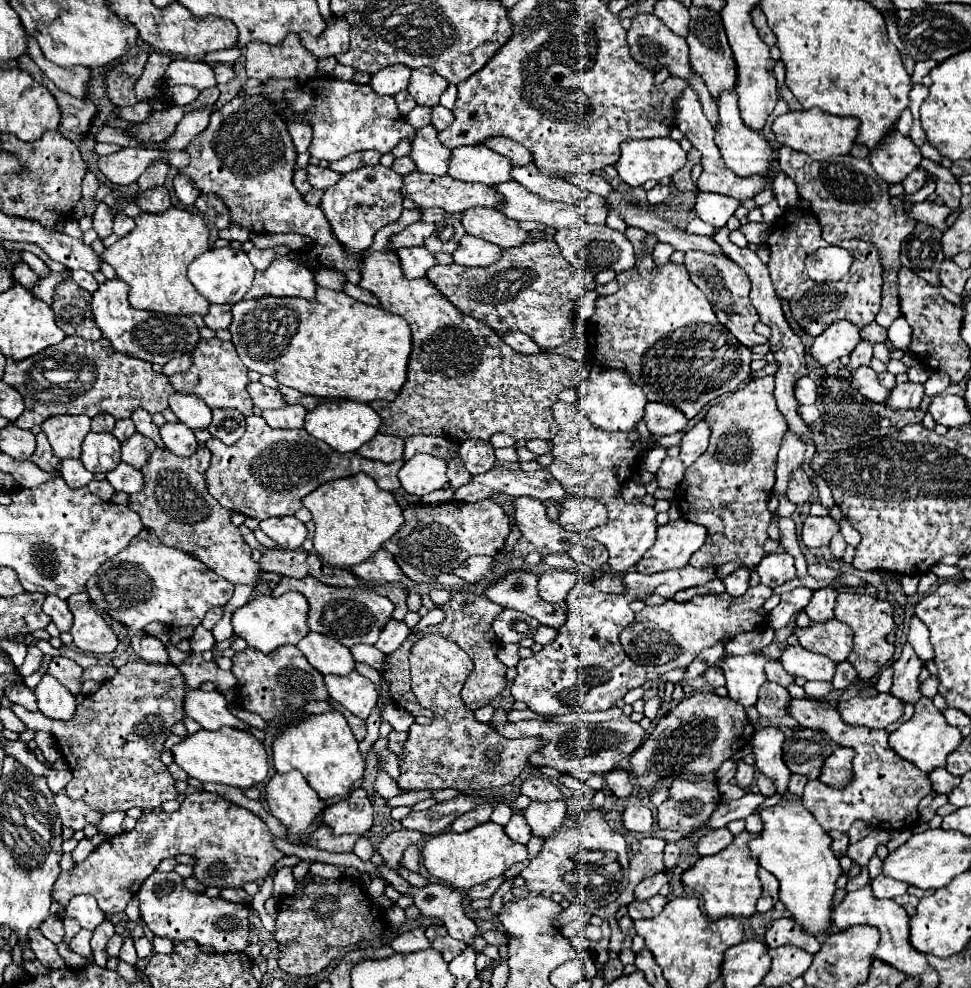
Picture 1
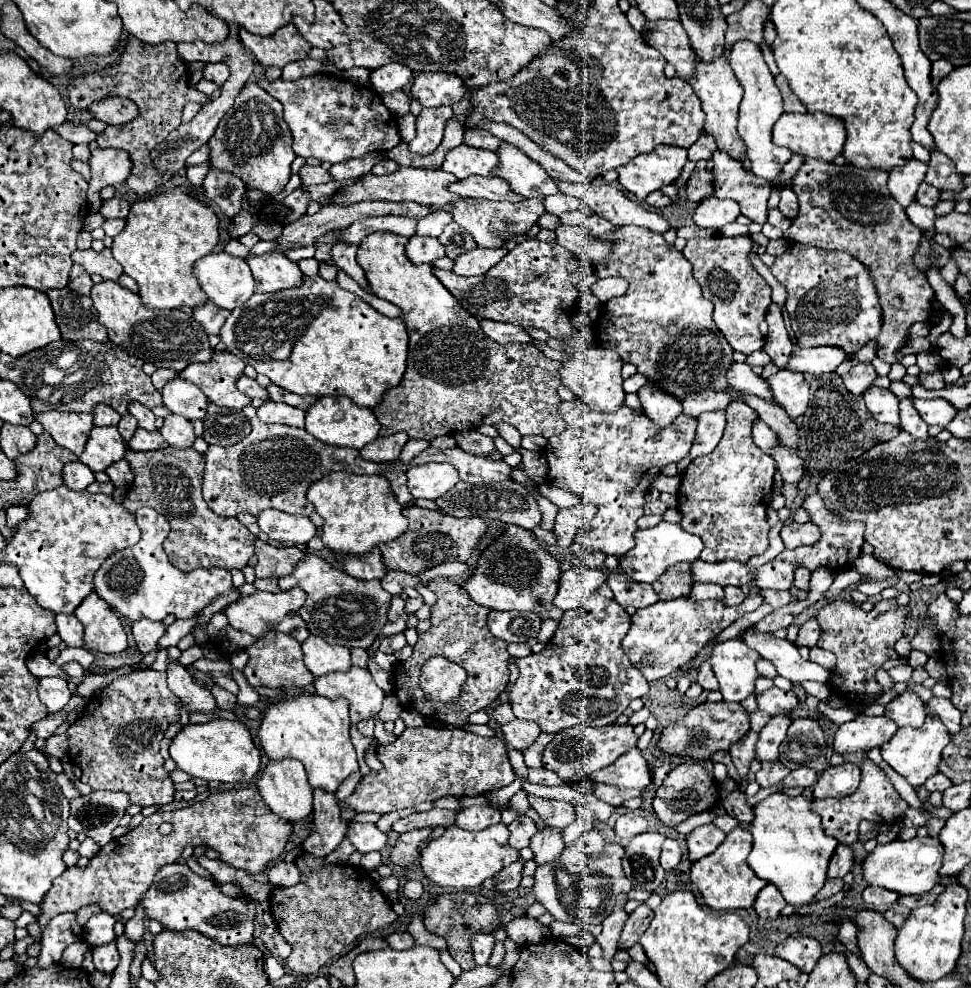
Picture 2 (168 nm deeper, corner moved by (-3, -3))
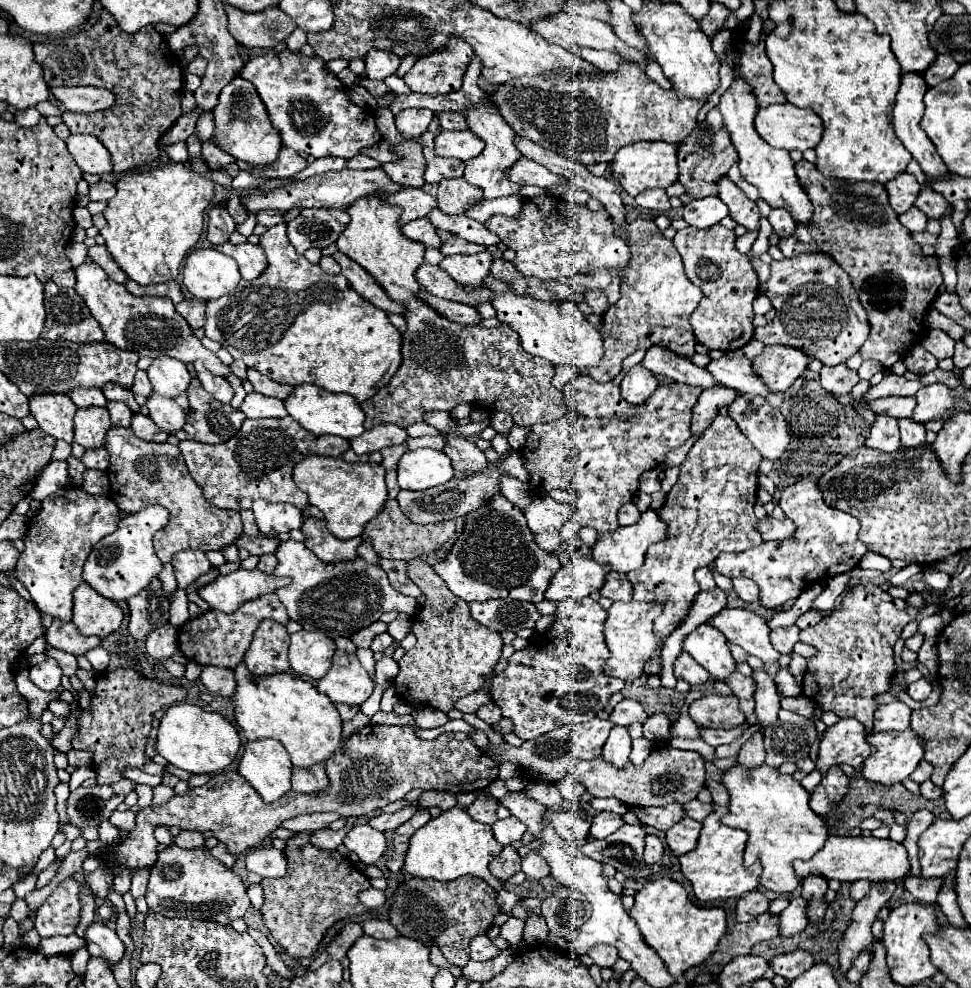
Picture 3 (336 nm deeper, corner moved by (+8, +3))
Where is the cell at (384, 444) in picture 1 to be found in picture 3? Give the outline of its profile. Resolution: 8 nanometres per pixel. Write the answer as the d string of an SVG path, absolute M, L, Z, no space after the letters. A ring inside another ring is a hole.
M380 424L380 426L374 426L372 430L366 430L362 436L352 438L350 446L358 456L362 456L362 454L378 452L378 450L394 446L394 444L402 444L406 438L408 438L408 434L404 428L400 428L396 424Z

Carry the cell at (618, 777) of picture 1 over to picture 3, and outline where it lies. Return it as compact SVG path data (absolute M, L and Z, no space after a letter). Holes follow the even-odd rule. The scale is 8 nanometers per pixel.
M614 726L610 730L610 736L604 744L604 760L612 762L614 766L626 766L628 764L628 754L630 754L630 736L628 736L628 728L626 726Z

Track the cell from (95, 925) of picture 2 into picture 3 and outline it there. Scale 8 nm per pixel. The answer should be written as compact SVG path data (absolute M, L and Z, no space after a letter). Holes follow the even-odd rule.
M94 922L86 930L86 948L92 956L104 958L108 962L108 968L112 970L126 954L124 942L118 938L114 930L110 930L102 922Z

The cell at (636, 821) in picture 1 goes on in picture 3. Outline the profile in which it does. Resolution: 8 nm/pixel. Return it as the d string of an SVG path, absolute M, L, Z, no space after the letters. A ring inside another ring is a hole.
M600 812L592 818L592 824L590 824L590 838L606 838L610 836L614 830L618 830L622 826L622 816L618 814L612 814L612 812Z

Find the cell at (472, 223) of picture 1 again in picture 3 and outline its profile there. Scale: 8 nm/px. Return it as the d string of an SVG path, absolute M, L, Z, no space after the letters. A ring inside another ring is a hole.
M446 178L438 184L438 208L444 214L464 214L478 202L482 202L480 188L466 182L466 178Z

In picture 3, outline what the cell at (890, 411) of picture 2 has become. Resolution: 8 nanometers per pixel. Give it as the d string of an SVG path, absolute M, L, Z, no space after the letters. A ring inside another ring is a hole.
M876 416L876 424L870 430L870 436L864 442L866 448L874 448L880 452L896 452L900 450L900 432L898 432L898 422L894 418L884 418Z

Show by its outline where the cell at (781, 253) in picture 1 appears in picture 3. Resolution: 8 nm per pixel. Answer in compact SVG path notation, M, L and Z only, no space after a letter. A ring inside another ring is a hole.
M800 254L800 258L772 262L770 278L760 284L760 294L766 294L776 310L776 318L768 326L754 328L754 338L762 344L784 344L802 350L808 358L820 360L824 366L846 364L846 360L856 354L864 340L868 338L870 326L866 318L866 310L856 298L856 290L852 290L852 282L836 262L832 262L826 254Z

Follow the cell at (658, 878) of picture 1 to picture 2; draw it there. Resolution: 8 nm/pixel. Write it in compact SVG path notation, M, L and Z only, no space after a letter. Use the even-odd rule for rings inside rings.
M643 902L639 904L627 918L625 922L625 928L621 932L621 940L619 940L619 948L621 950L627 950L631 948L633 944L637 944L639 936L647 930L647 924L651 922L651 916L653 916L653 910Z

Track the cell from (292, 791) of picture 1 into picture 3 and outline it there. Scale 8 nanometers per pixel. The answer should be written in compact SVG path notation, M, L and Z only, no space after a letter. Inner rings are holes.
M272 738L246 742L238 772L266 800L274 802L290 790L292 762L286 748Z

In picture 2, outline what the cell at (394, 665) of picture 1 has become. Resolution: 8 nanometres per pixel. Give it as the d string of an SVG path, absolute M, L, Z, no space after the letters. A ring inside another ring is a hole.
M433 580L429 588L437 594L437 602L431 606L431 628L425 634L419 634L419 642L413 648L411 658L401 662L393 672L393 686L395 694L405 710L415 710L425 718L441 720L447 726L465 726L469 722L469 714L477 710L485 710L491 702L499 698L509 682L509 668L507 668L507 642L499 640L487 628L489 608L475 604L469 592L463 586L449 582L449 580ZM429 656L447 656L449 660L457 662L467 670L467 680L463 684L463 692L455 704L431 704L425 700L419 688L419 668Z

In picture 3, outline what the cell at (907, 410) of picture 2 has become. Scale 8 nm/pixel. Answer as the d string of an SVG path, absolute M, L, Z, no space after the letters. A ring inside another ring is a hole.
M900 418L898 426L900 426L900 436L902 436L902 446L906 446L906 448L926 446L926 430L922 424Z

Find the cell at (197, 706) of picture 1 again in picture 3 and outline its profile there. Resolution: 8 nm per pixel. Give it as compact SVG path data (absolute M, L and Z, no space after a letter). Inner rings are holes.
M164 624L152 630L146 638L146 654L156 662L170 658L178 650L178 630L172 624Z

